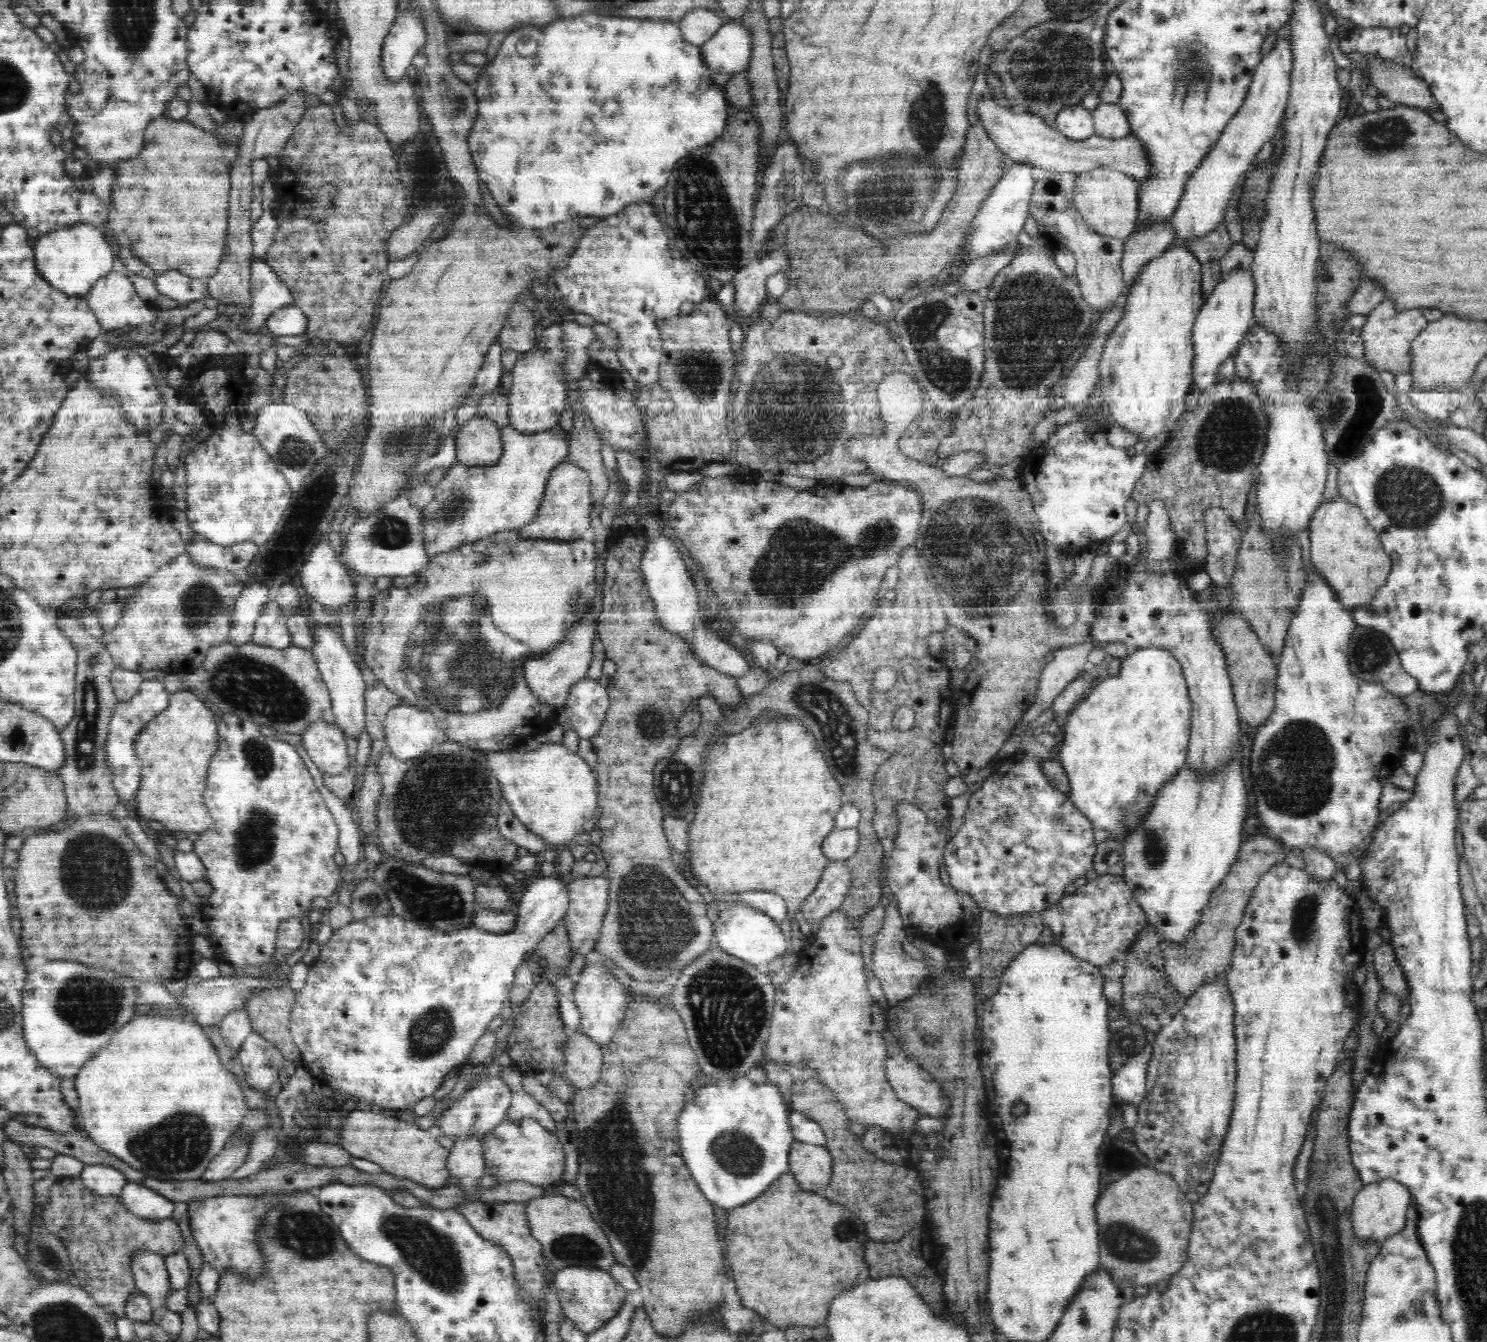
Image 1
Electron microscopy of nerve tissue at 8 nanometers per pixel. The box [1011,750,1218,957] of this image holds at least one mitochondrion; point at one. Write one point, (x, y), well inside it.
(1153, 843)

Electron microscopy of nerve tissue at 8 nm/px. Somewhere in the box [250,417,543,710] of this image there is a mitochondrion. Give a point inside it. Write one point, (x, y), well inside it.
(390, 531)

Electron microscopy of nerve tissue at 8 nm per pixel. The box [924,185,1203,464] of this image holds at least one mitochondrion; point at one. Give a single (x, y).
(1035, 320)

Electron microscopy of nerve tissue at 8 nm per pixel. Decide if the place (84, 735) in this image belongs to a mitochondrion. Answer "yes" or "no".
yes

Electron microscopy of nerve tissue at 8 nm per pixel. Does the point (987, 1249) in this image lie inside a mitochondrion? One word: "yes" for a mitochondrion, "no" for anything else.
no

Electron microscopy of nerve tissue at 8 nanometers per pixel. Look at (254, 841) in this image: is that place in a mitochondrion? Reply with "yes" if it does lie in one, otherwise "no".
yes

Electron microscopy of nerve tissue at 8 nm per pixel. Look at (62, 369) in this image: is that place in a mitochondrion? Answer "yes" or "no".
no

